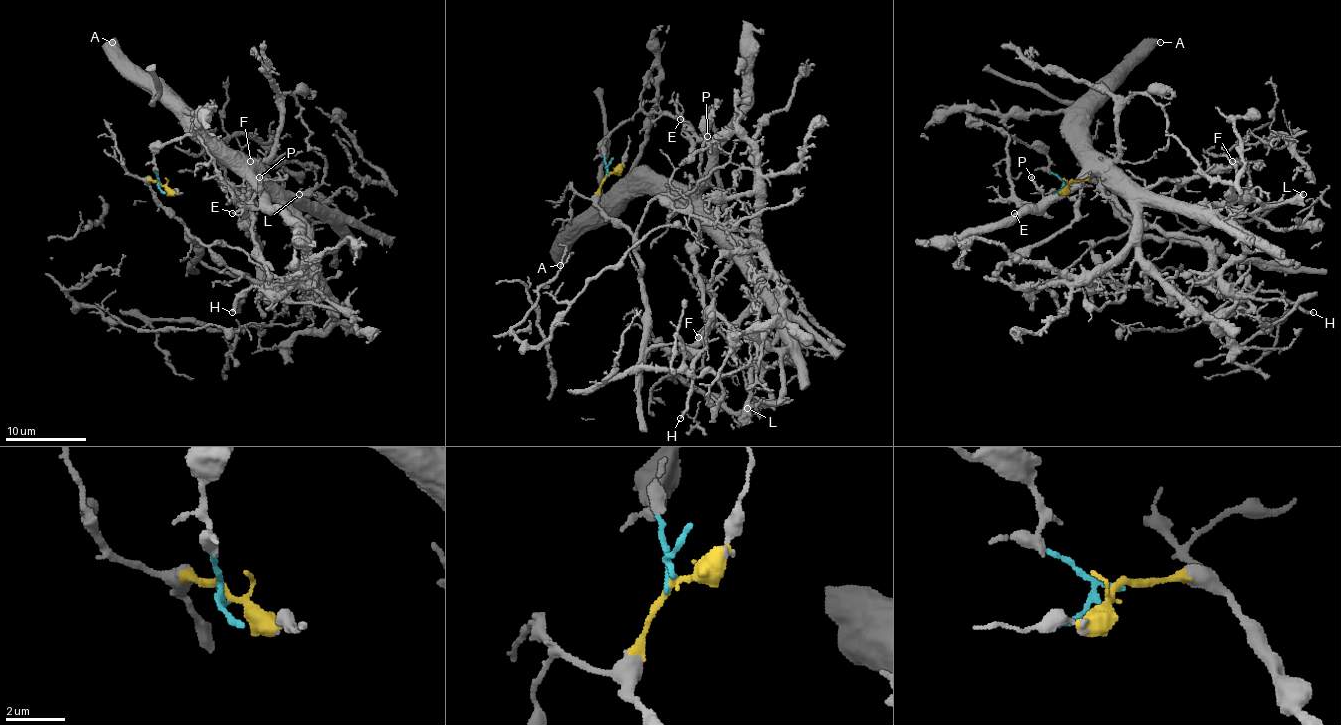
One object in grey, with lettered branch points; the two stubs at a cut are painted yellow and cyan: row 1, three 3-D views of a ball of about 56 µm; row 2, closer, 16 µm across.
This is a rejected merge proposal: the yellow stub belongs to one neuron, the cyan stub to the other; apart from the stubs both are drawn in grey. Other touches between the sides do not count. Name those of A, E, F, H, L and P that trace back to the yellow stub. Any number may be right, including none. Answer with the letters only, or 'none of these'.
H

